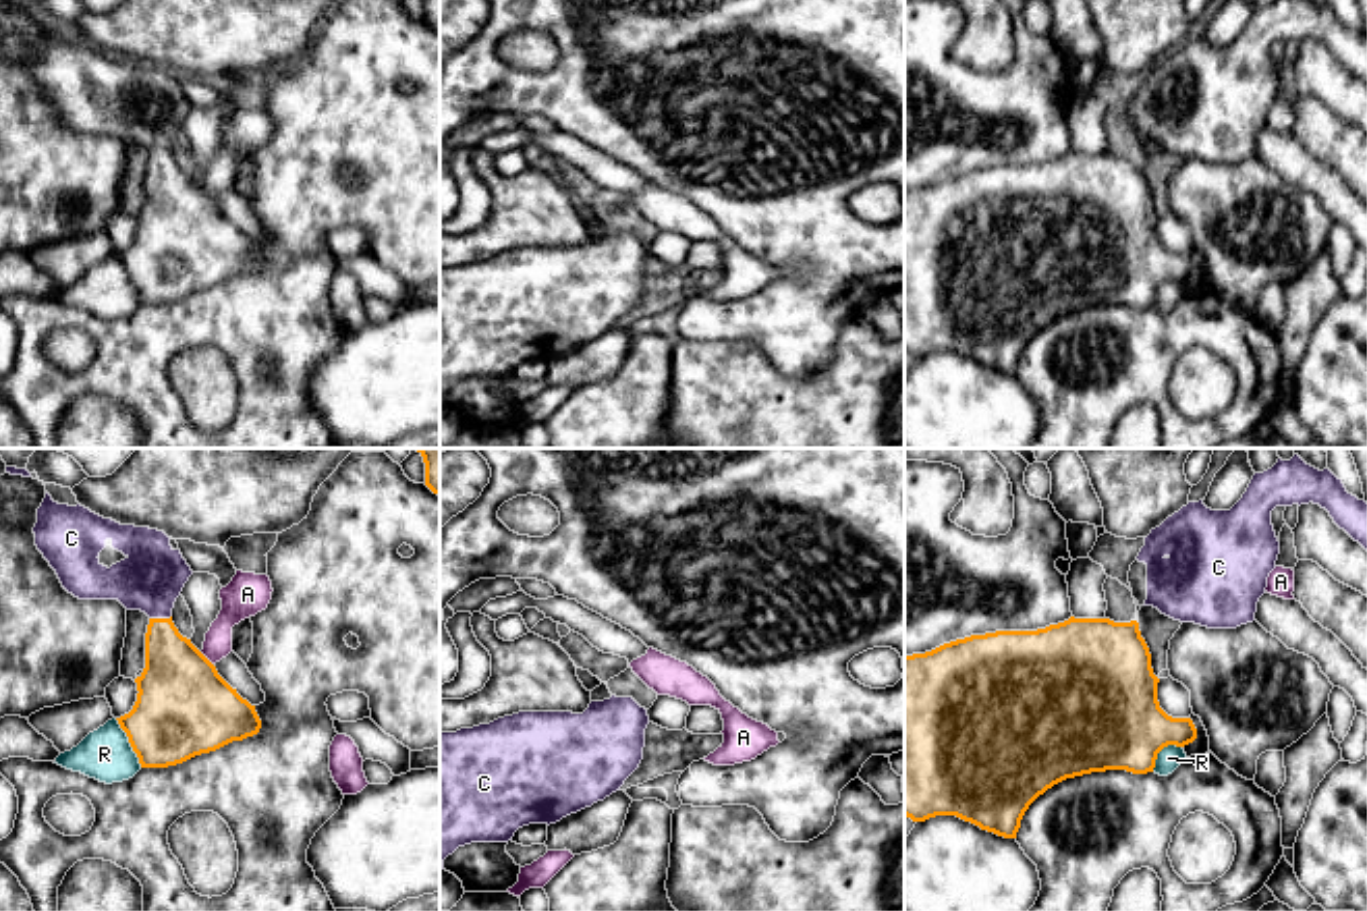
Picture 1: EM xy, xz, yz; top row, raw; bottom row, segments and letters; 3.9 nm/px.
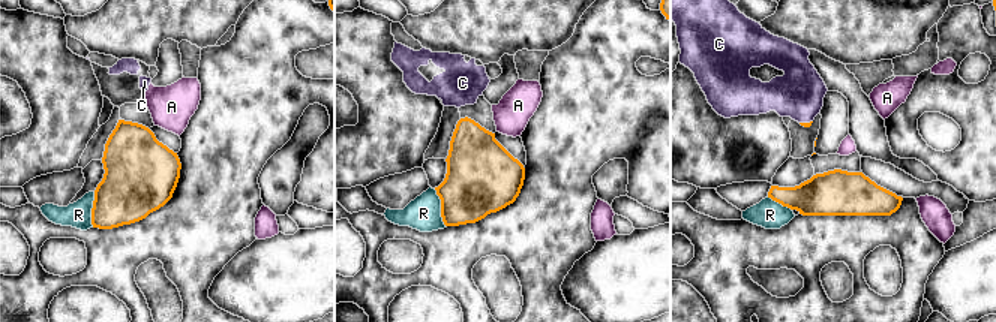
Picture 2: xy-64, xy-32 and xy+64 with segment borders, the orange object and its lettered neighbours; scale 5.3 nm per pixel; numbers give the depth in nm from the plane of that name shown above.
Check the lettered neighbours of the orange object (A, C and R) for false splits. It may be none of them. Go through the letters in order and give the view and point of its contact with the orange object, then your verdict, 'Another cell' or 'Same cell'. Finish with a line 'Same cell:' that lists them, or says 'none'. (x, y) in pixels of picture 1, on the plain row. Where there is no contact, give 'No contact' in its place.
A: Touches orange at xy (206, 194). Another cell
C: Touches orange at xy (160, 154). Same cell
R: Touches orange at xy (129, 277). Another cell
Same cell: C

